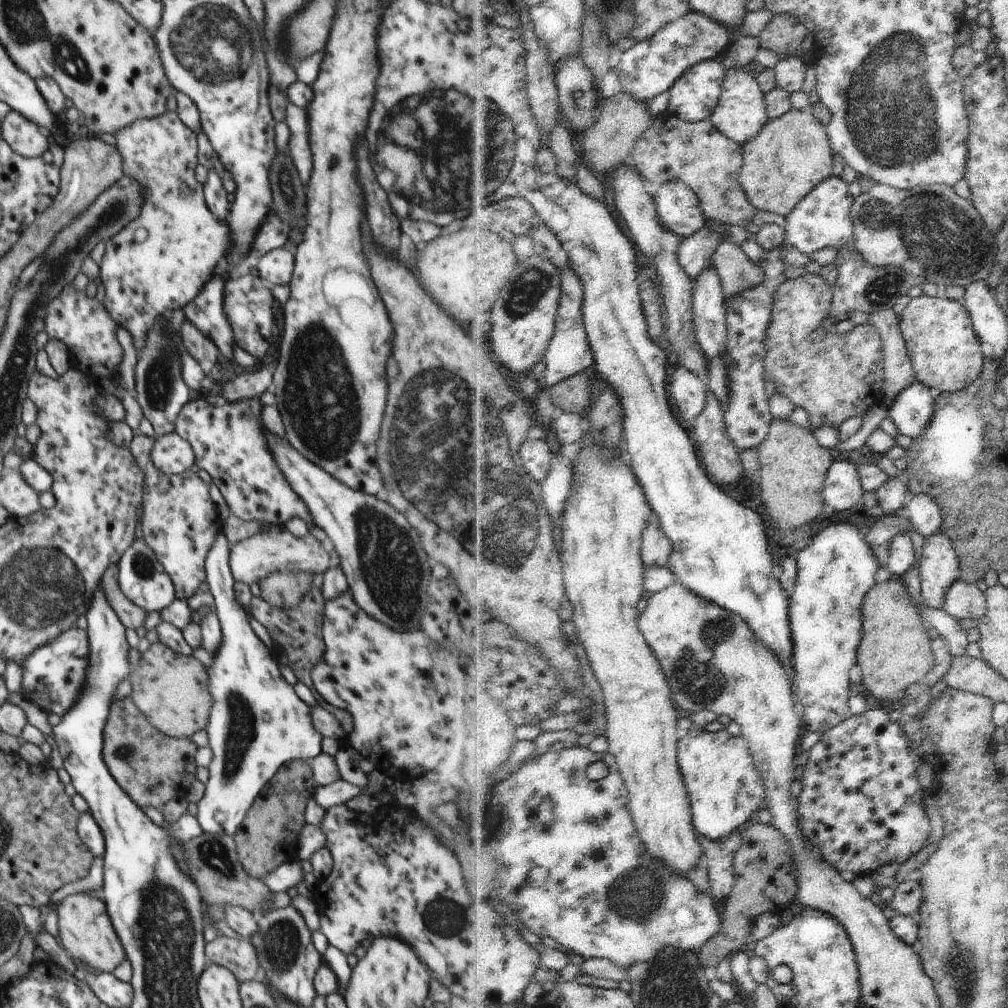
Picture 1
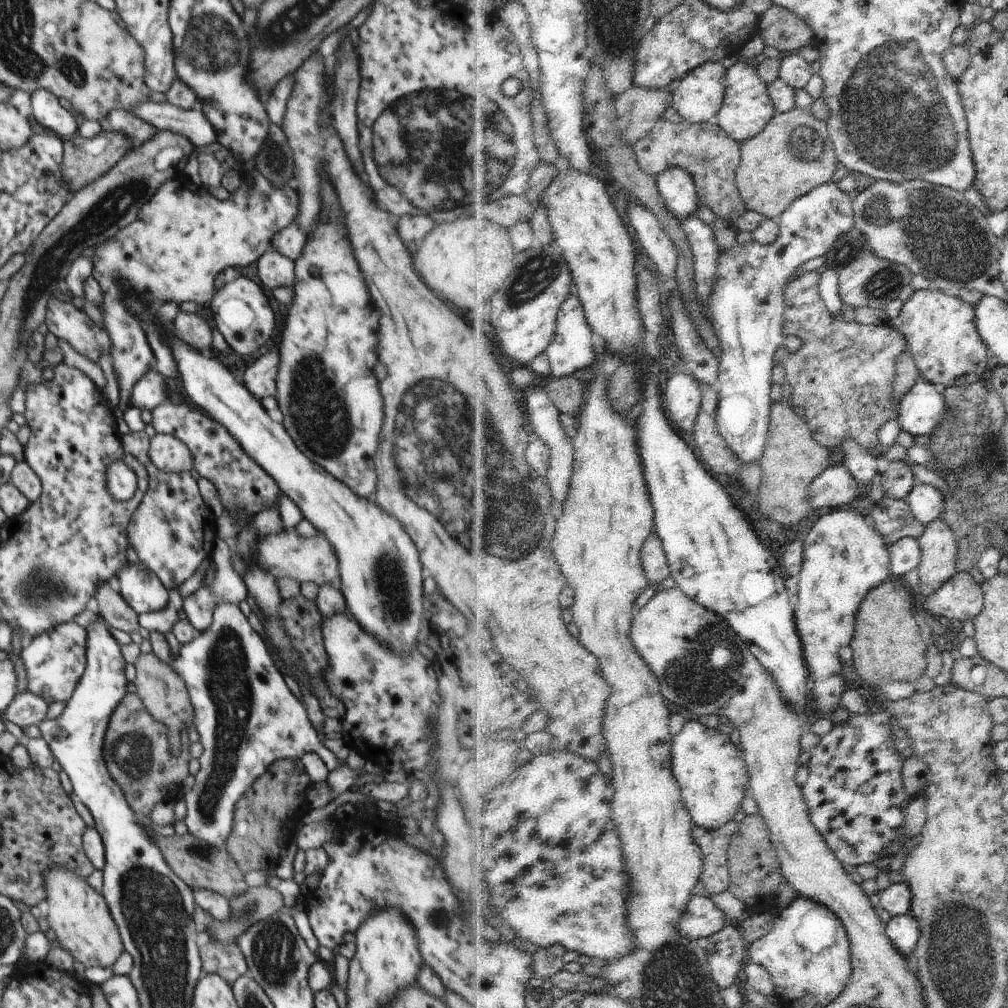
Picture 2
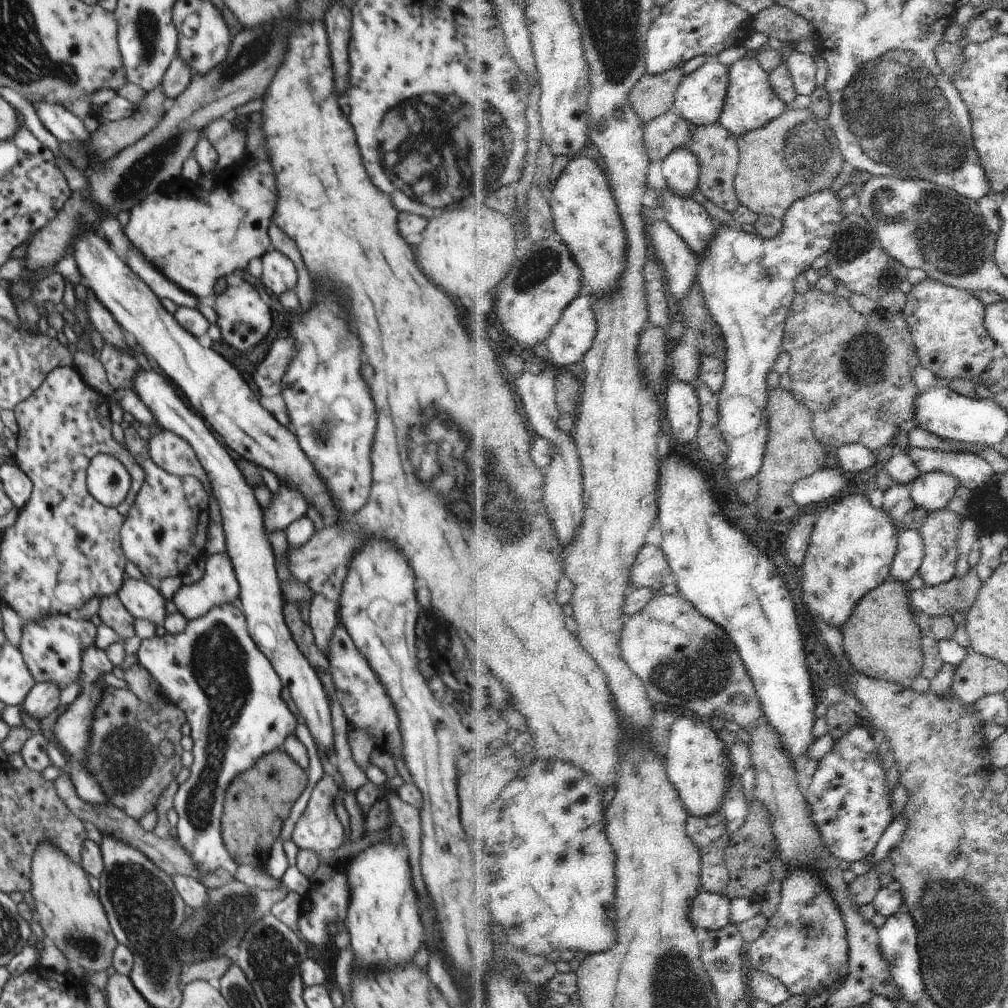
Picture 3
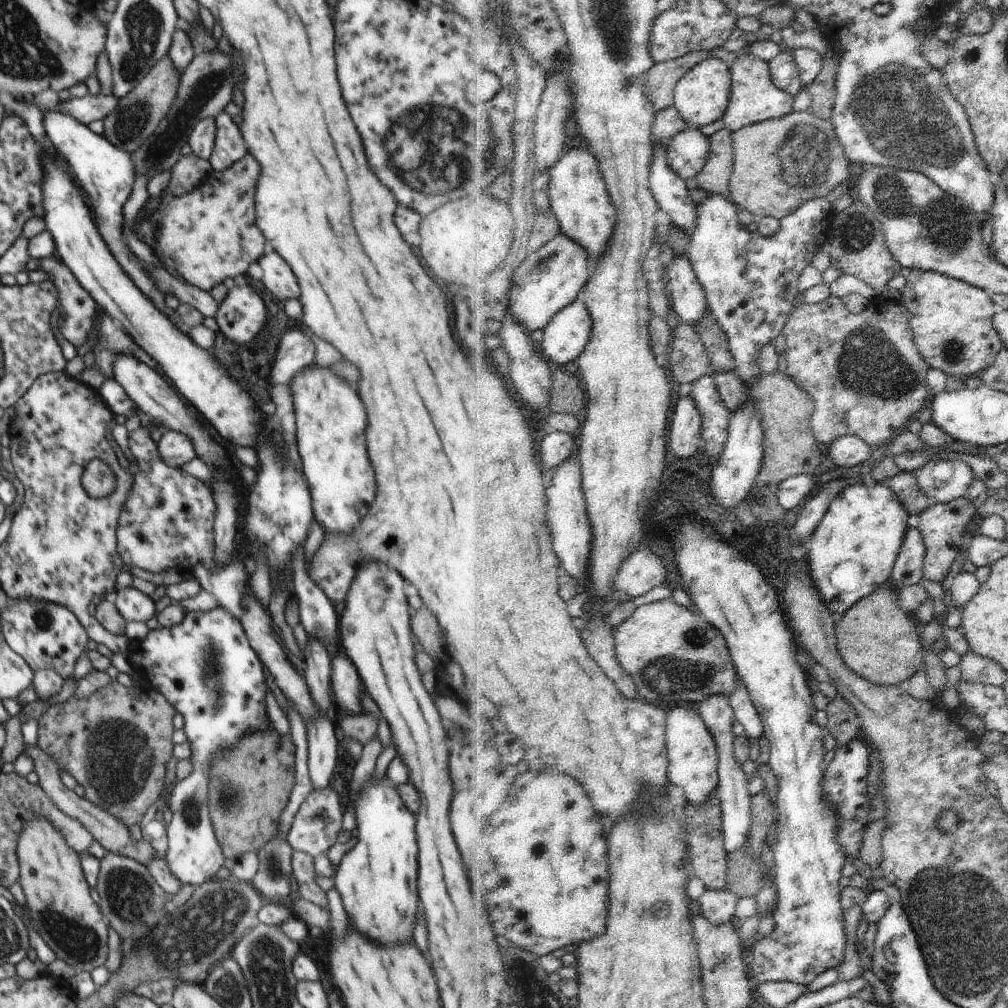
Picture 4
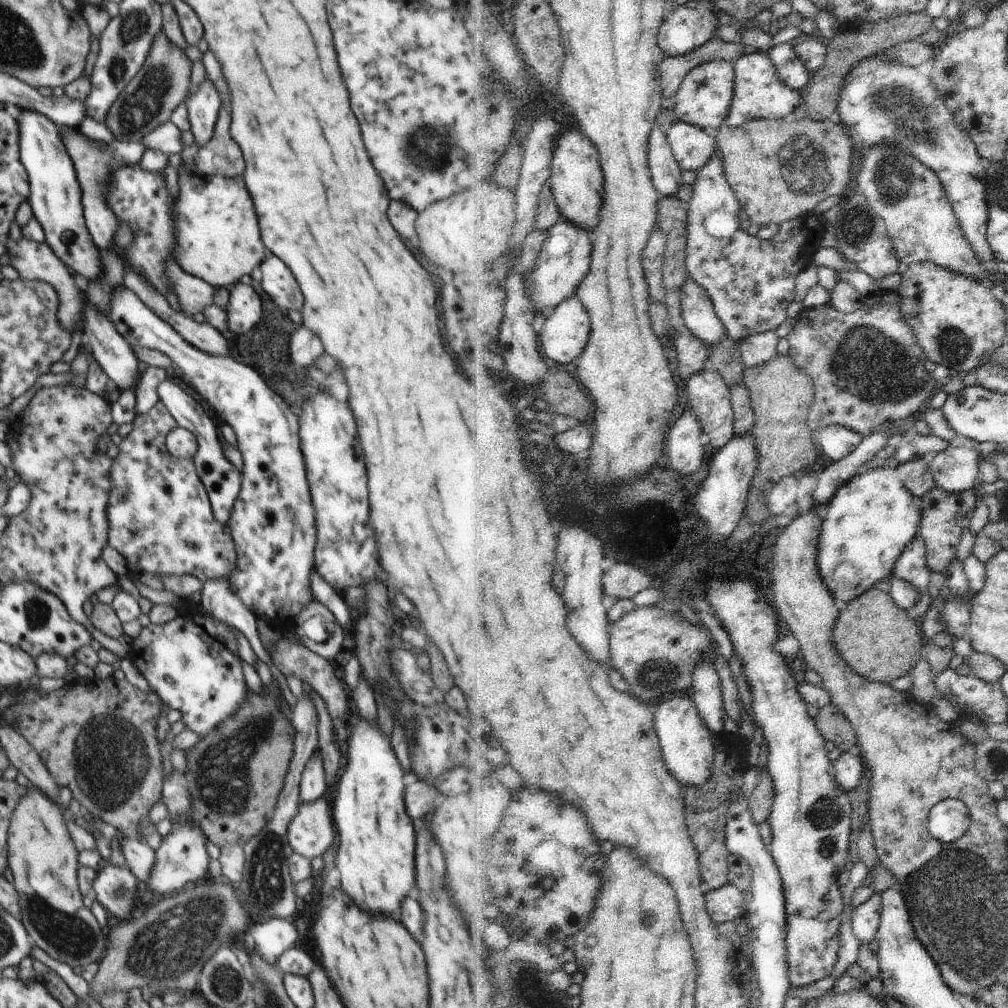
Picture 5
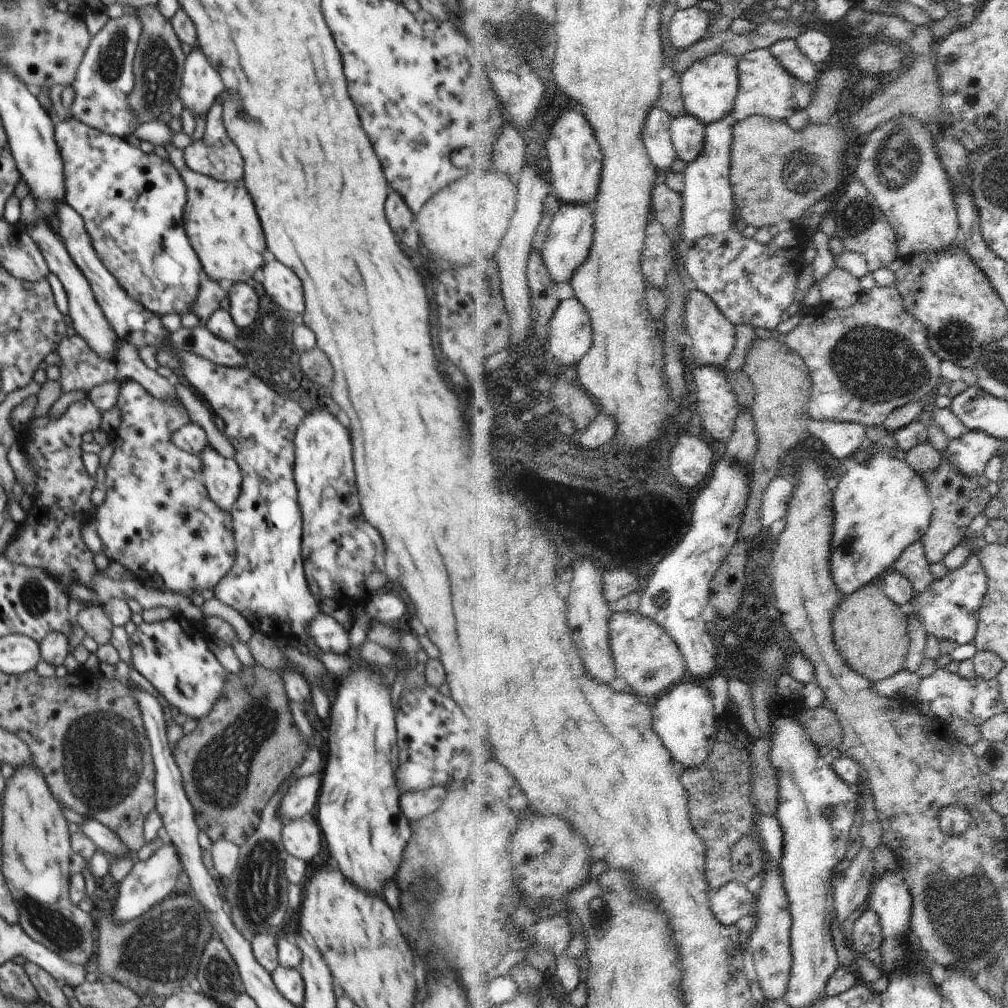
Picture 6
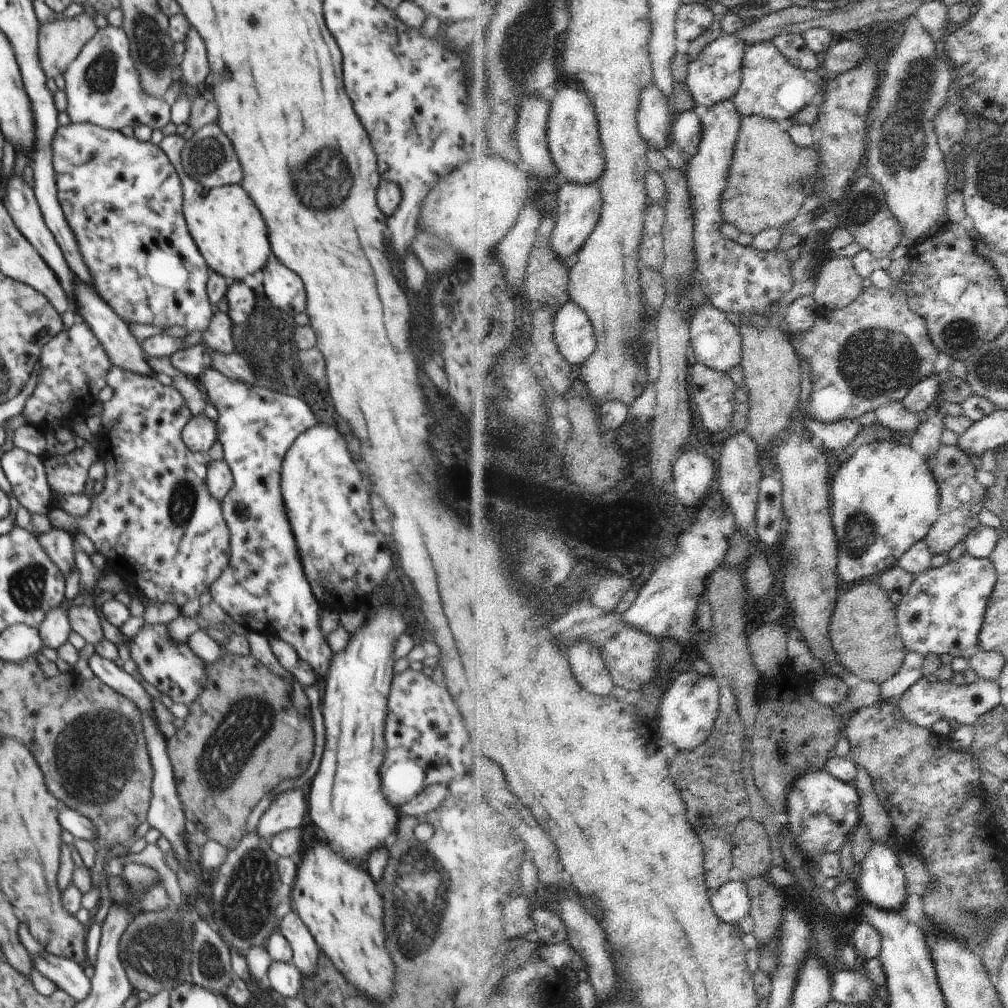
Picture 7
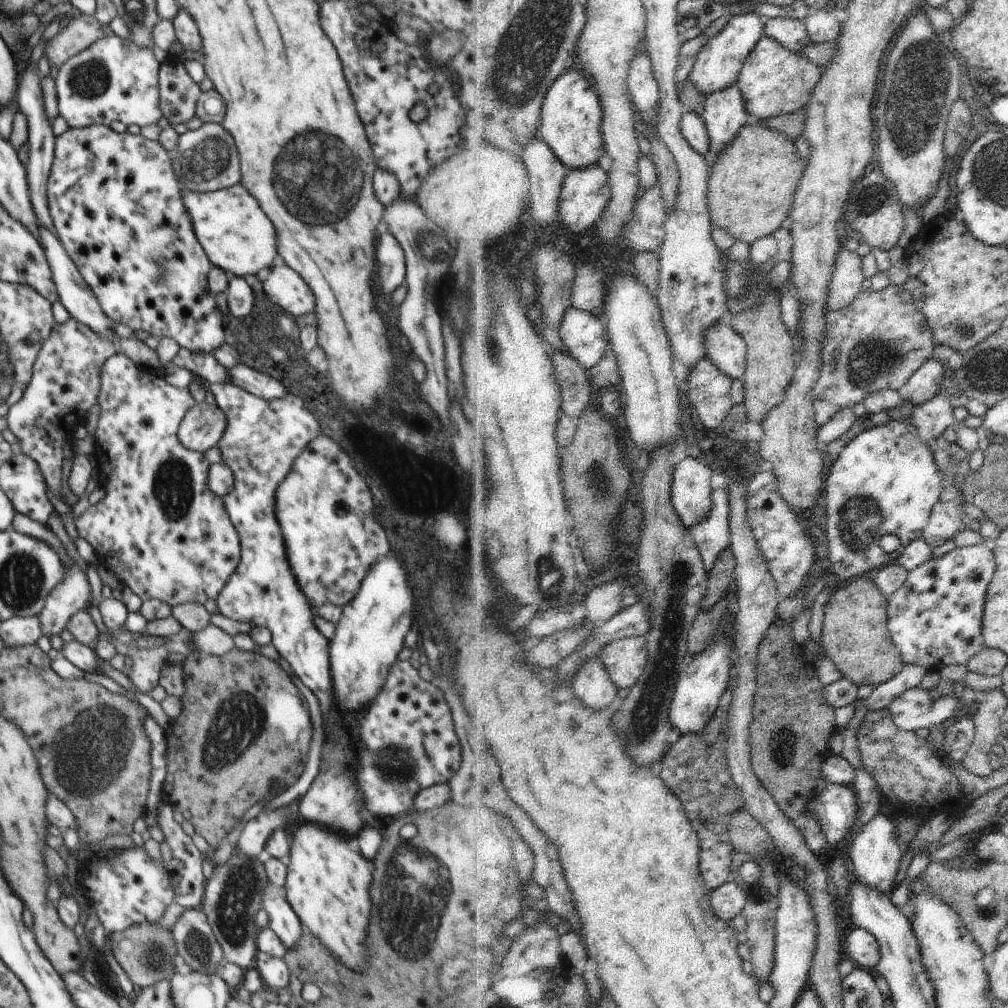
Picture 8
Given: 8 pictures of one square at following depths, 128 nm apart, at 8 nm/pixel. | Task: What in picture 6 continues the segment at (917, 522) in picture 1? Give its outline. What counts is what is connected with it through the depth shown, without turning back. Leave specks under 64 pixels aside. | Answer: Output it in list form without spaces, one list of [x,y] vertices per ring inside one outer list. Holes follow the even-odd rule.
[[[971,430],[949,441],[945,450],[940,452],[941,460],[950,461],[966,478],[975,478],[984,474],[988,459],[996,455],[1005,440],[992,438],[982,430]]]

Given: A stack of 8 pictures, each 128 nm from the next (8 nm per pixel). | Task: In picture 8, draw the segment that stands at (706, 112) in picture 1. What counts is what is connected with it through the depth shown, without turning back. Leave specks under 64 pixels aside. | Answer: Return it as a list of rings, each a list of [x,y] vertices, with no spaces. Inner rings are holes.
[[[756,12],[750,14],[736,14],[732,18],[732,22],[728,24],[728,28],[724,29],[717,37],[714,37],[698,57],[694,72],[690,79],[694,84],[698,84],[700,90],[707,97],[712,94],[718,94],[722,90],[728,90],[730,86],[739,84],[740,75],[743,73],[744,65],[751,57],[760,40],[764,38],[767,32],[766,19]]]

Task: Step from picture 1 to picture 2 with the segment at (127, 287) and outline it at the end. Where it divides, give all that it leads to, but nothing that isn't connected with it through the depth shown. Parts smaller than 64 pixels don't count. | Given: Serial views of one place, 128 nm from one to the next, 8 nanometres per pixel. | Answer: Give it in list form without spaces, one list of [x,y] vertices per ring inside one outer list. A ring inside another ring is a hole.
[[[112,110],[108,116],[99,122],[104,132],[118,132],[128,136],[132,140],[132,148],[140,148],[144,142],[148,142],[152,136],[156,136],[160,130],[150,126],[148,122],[134,116],[130,110]],[[256,168],[248,172],[252,186],[241,175],[241,185],[228,200],[212,198],[206,190],[190,192],[188,186],[168,180],[160,190],[140,208],[136,220],[116,234],[116,240],[97,245],[91,273],[102,287],[101,312],[108,336],[112,338],[110,356],[118,378],[120,402],[117,408],[126,411],[131,405],[134,384],[156,367],[154,352],[150,349],[142,324],[132,316],[124,304],[120,286],[134,288],[150,302],[195,302],[209,304],[215,295],[214,278],[226,268],[250,265],[272,246],[272,236],[296,218],[298,196],[290,186],[274,186]]]

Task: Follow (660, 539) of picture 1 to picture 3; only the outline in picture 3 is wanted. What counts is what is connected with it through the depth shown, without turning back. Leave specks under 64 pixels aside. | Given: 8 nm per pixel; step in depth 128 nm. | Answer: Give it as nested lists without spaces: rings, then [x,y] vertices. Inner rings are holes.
[[[646,546],[636,562],[636,572],[632,574],[637,588],[664,588],[664,580],[672,574],[668,558],[662,548]]]

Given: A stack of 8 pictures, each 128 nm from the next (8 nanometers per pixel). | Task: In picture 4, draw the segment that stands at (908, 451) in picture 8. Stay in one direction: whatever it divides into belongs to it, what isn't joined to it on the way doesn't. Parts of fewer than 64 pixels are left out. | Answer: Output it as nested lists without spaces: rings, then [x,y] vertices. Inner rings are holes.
[[[863,482],[850,485],[834,500],[813,537],[809,554],[812,578],[822,588],[824,598],[832,602],[830,606],[832,612],[836,612],[836,618],[838,614],[844,618],[850,608],[856,606],[864,597],[876,592],[882,584],[886,584],[893,577],[900,552],[914,522],[910,518],[908,508],[902,502],[898,502],[898,494],[892,490],[888,482],[877,484],[874,488]]]

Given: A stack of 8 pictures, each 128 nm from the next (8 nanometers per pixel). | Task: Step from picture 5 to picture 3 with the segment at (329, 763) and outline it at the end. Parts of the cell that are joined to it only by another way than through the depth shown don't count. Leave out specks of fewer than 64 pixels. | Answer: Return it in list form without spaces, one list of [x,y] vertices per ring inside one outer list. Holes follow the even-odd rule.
[[[325,774],[314,786],[310,796],[308,805],[292,832],[292,841],[299,849],[310,849],[321,854],[325,851],[336,850],[344,844],[346,838],[344,828],[334,811],[334,804],[339,794],[339,786],[334,782],[334,778],[330,774]]]

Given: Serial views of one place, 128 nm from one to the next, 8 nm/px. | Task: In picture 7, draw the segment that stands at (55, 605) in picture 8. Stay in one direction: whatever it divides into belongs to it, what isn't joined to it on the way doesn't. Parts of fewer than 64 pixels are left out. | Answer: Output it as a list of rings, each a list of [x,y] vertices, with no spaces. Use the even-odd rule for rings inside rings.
[[[62,606],[52,608],[44,622],[40,624],[39,635],[43,646],[58,650],[62,644],[68,641],[68,634],[72,631],[69,616]]]

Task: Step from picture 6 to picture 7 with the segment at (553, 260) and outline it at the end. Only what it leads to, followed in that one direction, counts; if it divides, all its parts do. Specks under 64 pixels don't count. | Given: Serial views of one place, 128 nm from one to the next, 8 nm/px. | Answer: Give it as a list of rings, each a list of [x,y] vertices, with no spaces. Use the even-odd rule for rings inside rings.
[[[600,183],[590,184],[561,184],[558,192],[557,226],[552,236],[552,250],[566,260],[567,265],[572,265],[582,246],[588,242],[588,238],[595,232],[599,225],[604,206],[603,187]]]

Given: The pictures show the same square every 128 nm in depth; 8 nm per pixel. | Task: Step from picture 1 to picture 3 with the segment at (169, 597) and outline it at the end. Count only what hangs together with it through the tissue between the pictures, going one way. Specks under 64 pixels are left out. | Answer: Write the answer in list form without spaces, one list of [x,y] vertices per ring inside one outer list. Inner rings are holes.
[[[146,579],[124,580],[116,595],[135,619],[148,620],[158,626],[164,624],[167,615],[166,598]]]

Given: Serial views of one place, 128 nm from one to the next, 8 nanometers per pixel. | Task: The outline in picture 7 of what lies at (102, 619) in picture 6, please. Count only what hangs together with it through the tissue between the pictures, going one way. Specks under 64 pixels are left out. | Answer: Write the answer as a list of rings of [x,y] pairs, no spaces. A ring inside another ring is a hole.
[[[73,605],[68,612],[69,623],[74,632],[78,632],[92,648],[104,639],[101,620],[95,607],[88,605]]]

